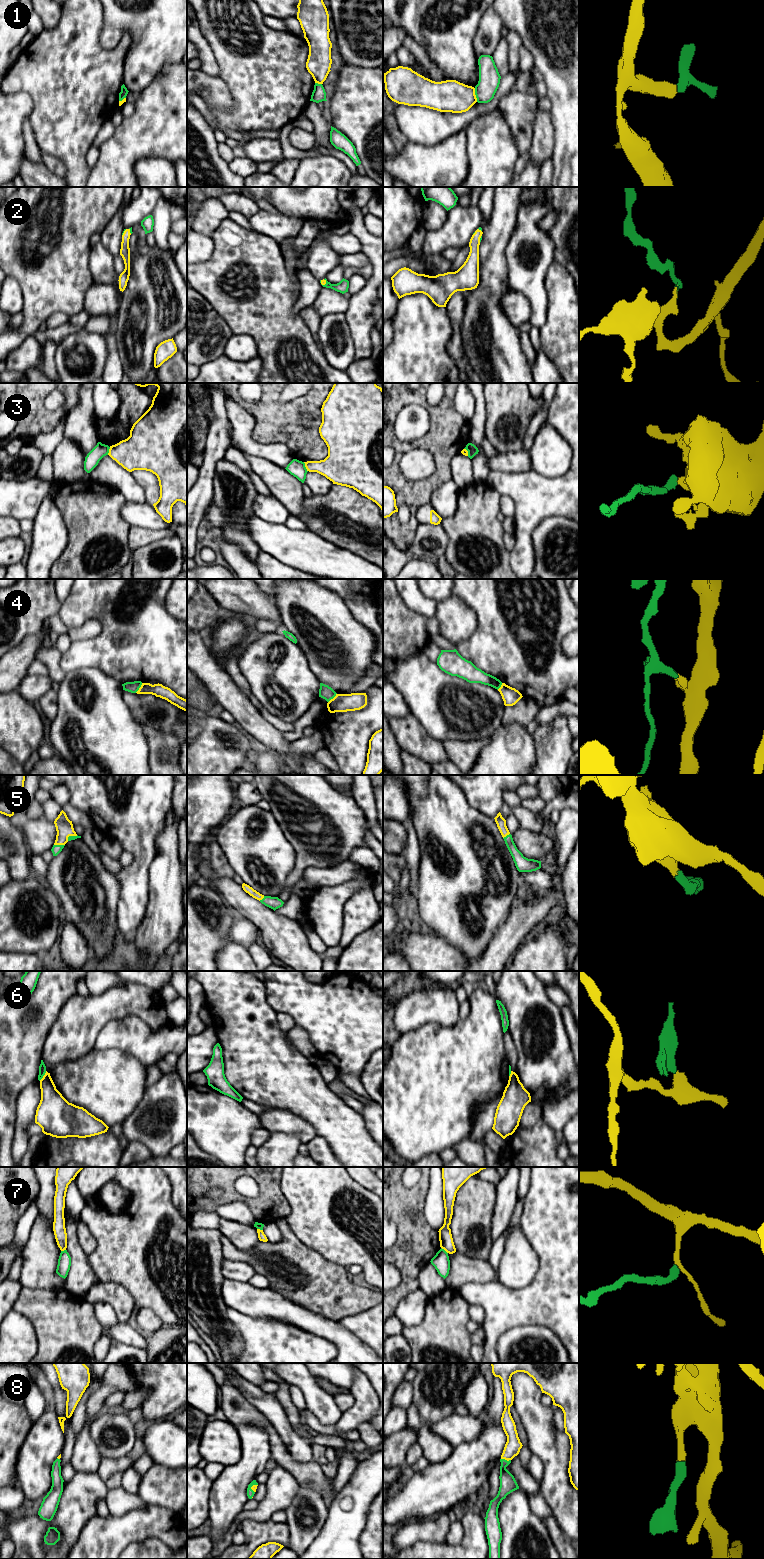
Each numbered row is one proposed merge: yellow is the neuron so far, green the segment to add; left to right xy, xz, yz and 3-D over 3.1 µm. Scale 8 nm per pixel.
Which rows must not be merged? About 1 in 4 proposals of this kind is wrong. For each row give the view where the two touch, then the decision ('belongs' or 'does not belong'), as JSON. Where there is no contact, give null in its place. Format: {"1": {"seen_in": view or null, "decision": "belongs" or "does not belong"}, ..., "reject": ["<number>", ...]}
{"1": {"seen_in": "yz", "decision": "does not belong"}, "2": {"seen_in": "xz", "decision": "belongs"}, "3": {"seen_in": "xz", "decision": "does not belong"}, "4": {"seen_in": "xy", "decision": "does not belong"}, "5": {"seen_in": "xy", "decision": "belongs"}, "6": {"seen_in": "xy", "decision": "does not belong"}, "7": {"seen_in": "yz", "decision": "does not belong"}, "8": {"seen_in": "yz", "decision": "belongs"}, "reject": ["1", "3", "4", "6", "7"]}

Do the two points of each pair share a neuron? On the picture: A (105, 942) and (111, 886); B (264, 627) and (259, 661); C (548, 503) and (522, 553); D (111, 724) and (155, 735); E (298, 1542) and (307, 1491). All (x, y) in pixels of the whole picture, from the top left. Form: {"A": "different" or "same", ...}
{"A": "same", "B": "different", "C": "same", "D": "different", "E": "same"}

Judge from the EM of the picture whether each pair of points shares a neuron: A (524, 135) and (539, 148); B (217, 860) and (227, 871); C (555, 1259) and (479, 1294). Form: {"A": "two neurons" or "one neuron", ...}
{"A": "two neurons", "B": "one neuron", "C": "one neuron"}

